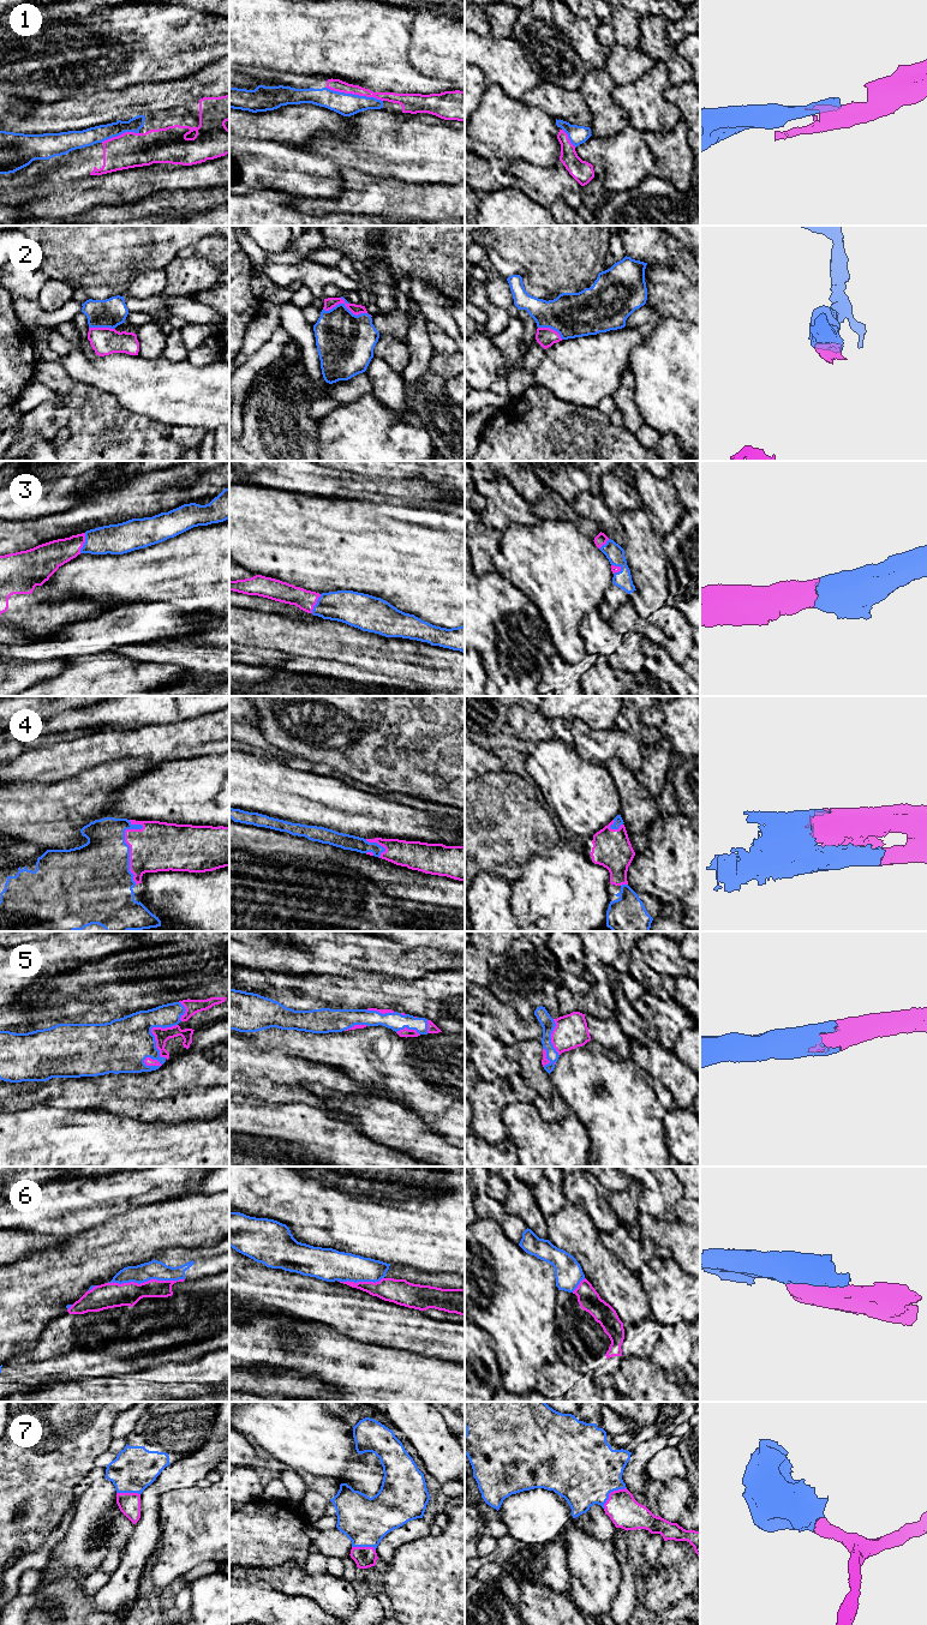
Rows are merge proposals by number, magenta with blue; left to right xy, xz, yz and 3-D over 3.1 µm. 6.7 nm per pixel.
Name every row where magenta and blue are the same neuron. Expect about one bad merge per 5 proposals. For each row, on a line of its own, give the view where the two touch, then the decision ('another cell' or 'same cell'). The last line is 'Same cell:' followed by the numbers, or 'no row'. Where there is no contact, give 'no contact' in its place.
1: contact in xz; same cell
2: contact in xz; same cell
3: contact in xy; same cell
4: contact in xy; same cell
5: contact in xy; same cell
6: contact in xy; another cell
7: contact in yz; same cell
Same cell: 1, 2, 3, 4, 5, 7

